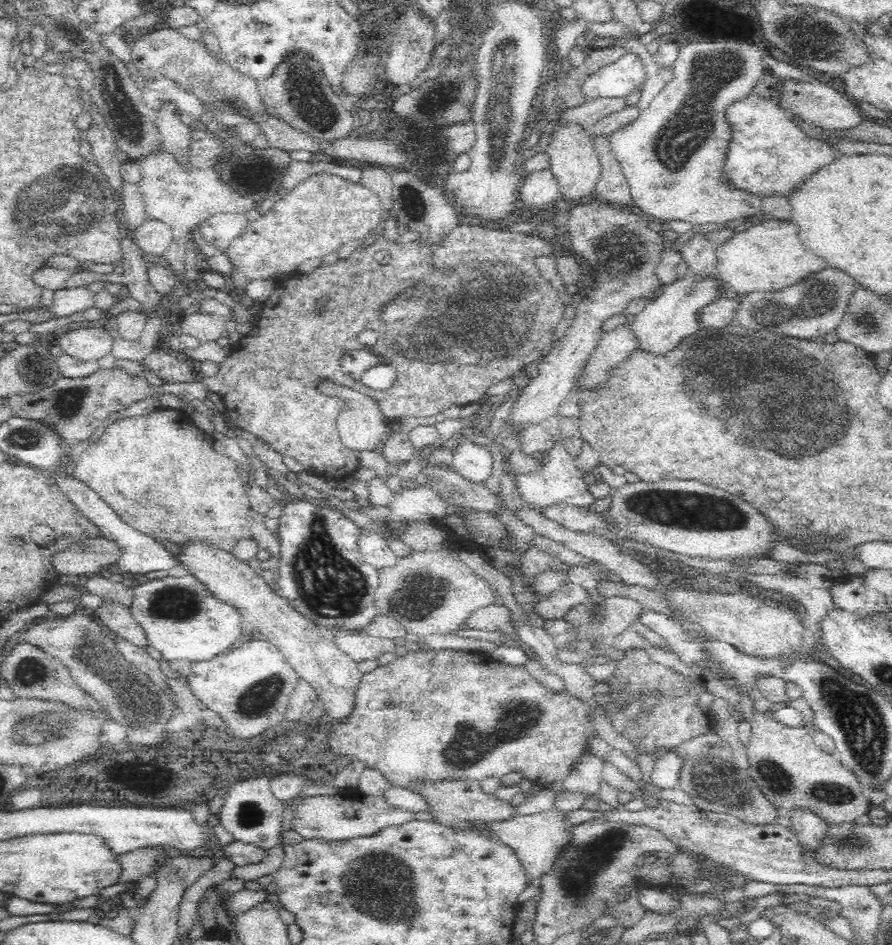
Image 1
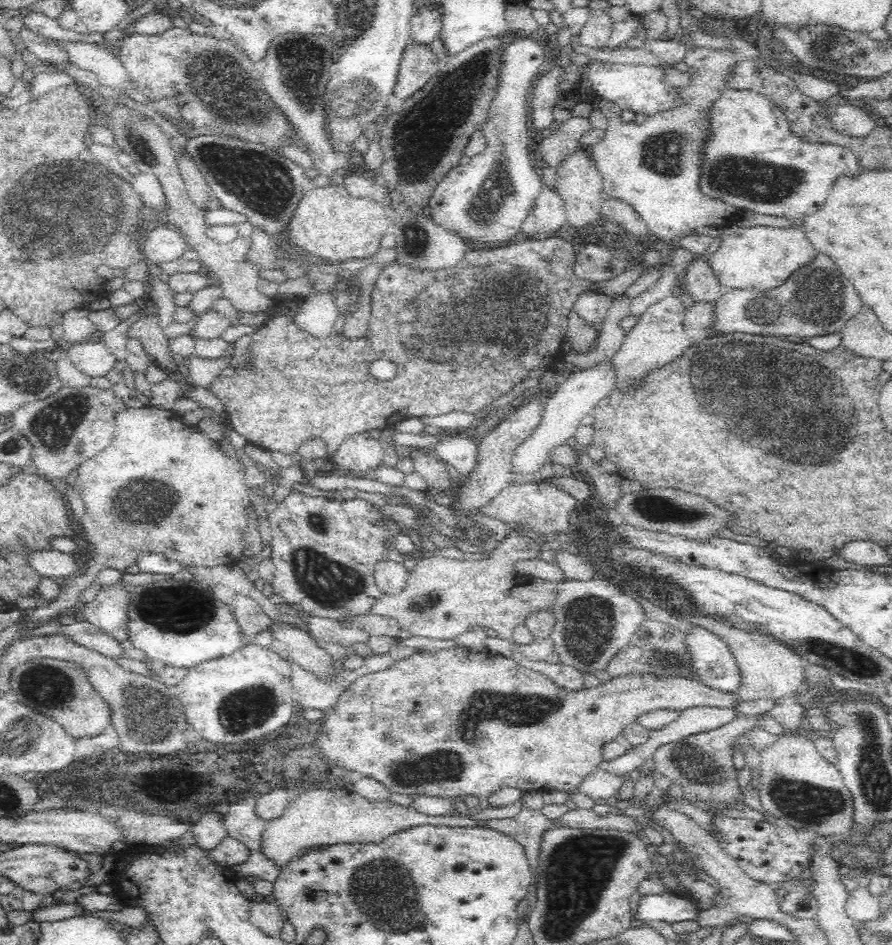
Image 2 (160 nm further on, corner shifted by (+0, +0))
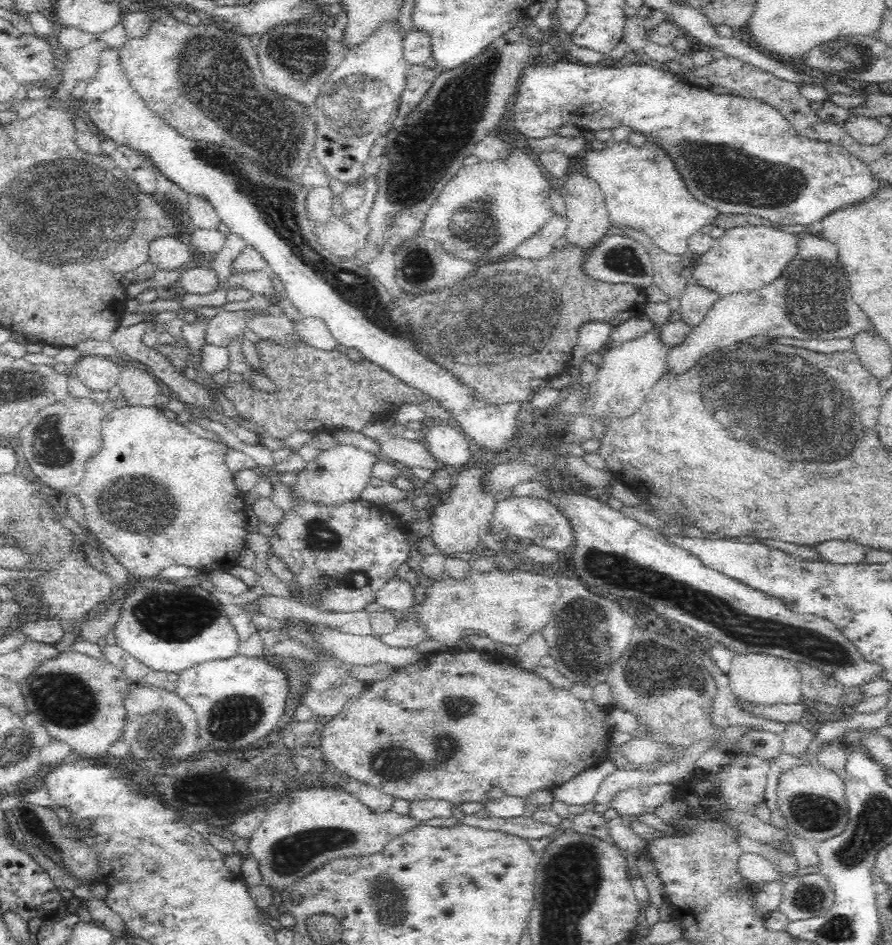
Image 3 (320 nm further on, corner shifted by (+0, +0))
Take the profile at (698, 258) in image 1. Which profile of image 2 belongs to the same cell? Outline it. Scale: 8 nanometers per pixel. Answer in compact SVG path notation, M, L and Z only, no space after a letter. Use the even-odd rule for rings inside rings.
M696 256L694 260L690 260L685 280L687 294L694 302L706 303L718 300L725 291L710 267L708 258L702 258L702 256Z

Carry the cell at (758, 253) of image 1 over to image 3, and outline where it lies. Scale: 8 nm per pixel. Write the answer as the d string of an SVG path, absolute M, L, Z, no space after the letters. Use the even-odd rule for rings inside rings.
M739 225L726 229L712 248L690 264L696 284L706 286L724 297L732 293L750 293L773 284L799 256L798 236L770 226Z

